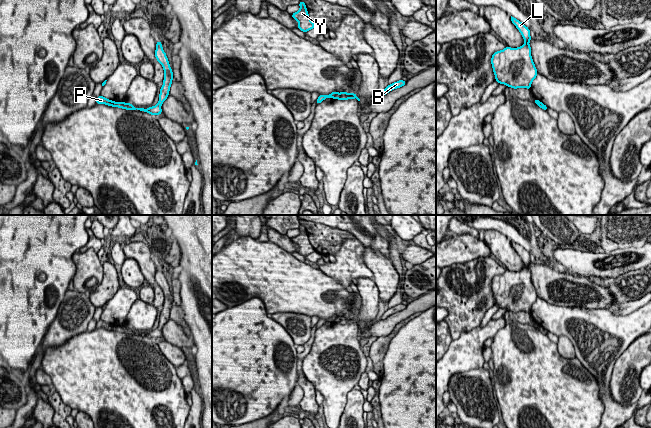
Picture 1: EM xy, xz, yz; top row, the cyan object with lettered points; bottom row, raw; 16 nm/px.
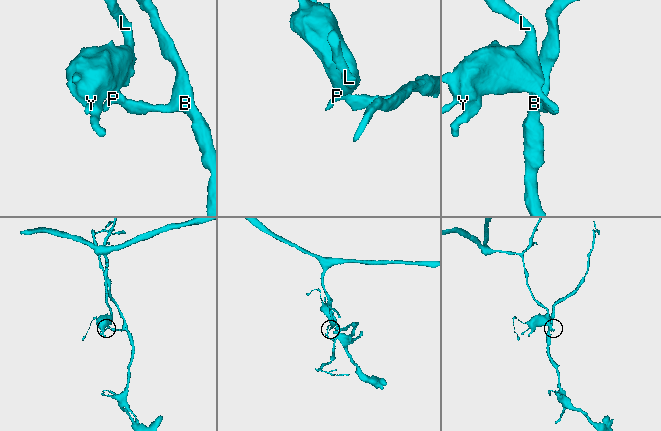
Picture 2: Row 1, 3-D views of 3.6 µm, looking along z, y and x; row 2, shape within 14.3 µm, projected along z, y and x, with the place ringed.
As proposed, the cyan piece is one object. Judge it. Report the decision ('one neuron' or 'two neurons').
two neurons

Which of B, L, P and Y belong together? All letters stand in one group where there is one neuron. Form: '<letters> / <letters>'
B / L P Y

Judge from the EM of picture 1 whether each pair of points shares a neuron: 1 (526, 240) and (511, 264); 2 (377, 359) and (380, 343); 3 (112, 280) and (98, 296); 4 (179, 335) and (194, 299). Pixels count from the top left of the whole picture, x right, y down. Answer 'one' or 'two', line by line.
1: two
2: one
3: one
4: two

